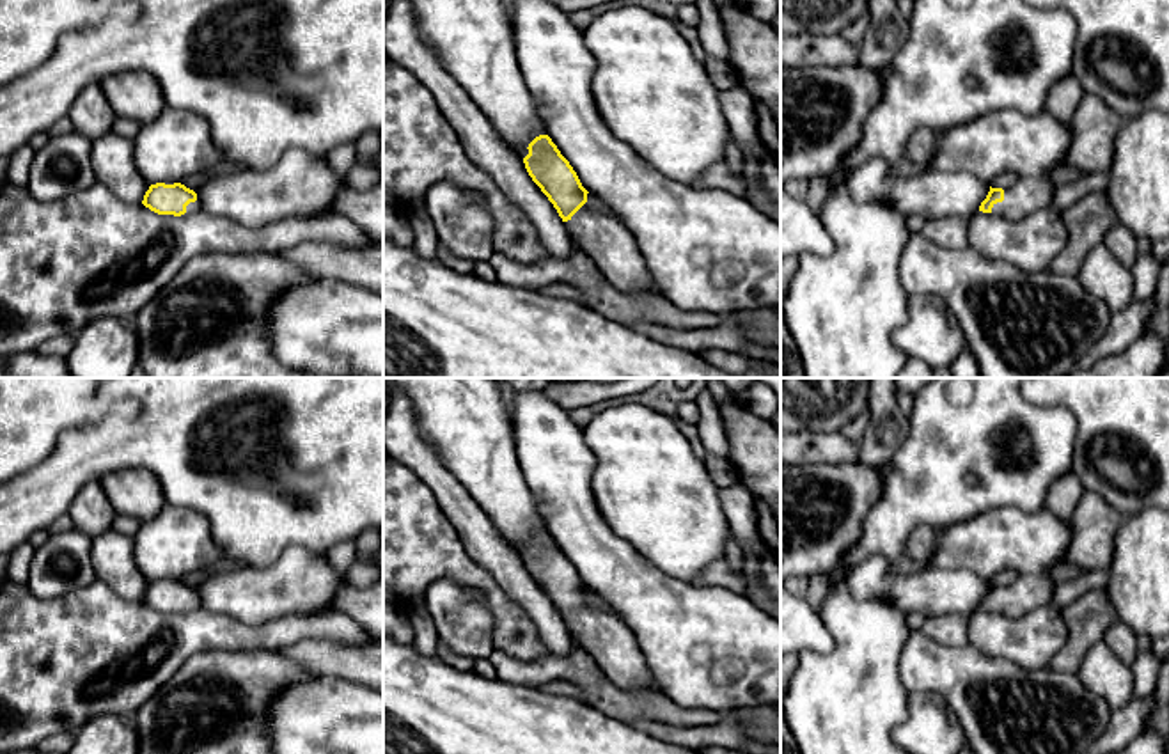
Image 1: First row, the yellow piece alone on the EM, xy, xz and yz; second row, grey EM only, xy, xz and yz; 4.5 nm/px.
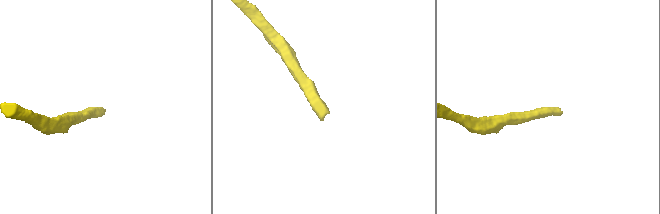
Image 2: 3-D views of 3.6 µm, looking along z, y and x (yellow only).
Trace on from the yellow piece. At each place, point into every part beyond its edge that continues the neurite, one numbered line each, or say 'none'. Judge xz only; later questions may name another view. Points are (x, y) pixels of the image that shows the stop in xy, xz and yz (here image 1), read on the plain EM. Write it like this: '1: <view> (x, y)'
1: xz (611, 643)

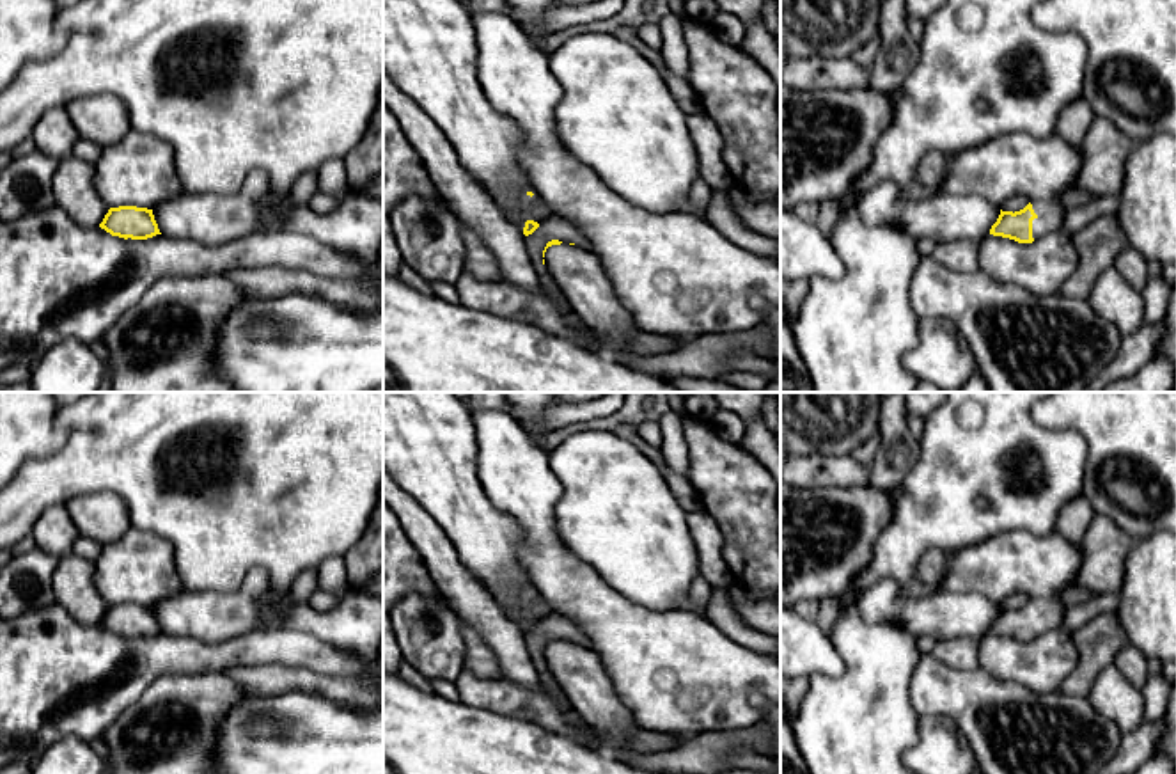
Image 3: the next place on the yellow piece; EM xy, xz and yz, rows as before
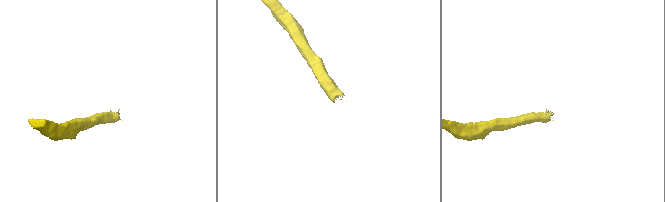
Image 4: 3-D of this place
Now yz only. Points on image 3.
1: yz (1015, 561)

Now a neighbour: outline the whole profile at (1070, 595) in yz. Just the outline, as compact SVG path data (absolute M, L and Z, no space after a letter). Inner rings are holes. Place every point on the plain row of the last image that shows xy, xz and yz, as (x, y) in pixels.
M1068 586L1068 588L1062 588L1057 593L1057 600L1064 607L1068 607L1068 605L1073 605L1073 604L1082 604L1082 602L1089 600L1093 595L1096 595L1096 593L1091 593L1089 589L1084 589L1084 588L1078 588L1078 586Z

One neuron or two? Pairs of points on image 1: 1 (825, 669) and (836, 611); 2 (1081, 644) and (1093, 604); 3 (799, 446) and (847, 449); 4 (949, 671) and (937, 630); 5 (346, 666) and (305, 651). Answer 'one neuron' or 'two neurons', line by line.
1: one neuron
2: one neuron
3: one neuron
4: two neurons
5: one neuron

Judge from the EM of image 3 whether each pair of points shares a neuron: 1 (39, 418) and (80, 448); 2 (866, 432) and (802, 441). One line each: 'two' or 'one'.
1: two
2: one

